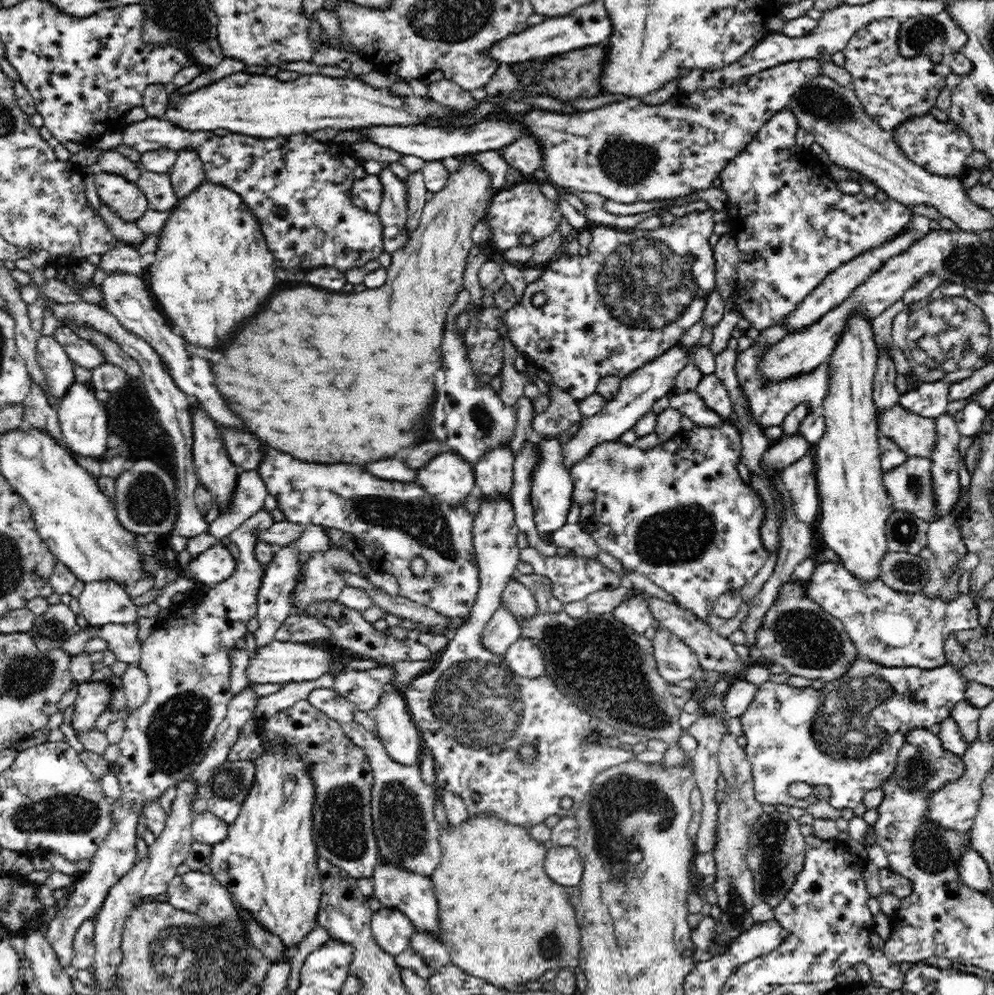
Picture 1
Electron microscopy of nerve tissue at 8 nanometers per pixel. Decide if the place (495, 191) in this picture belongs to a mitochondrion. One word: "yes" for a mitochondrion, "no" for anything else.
no

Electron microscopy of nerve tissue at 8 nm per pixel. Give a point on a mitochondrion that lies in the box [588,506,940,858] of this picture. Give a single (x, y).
(853, 721)

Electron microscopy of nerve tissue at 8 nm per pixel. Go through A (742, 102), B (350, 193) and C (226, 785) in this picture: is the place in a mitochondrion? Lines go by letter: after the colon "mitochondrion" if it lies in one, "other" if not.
A: other
B: other
C: mitochondrion

